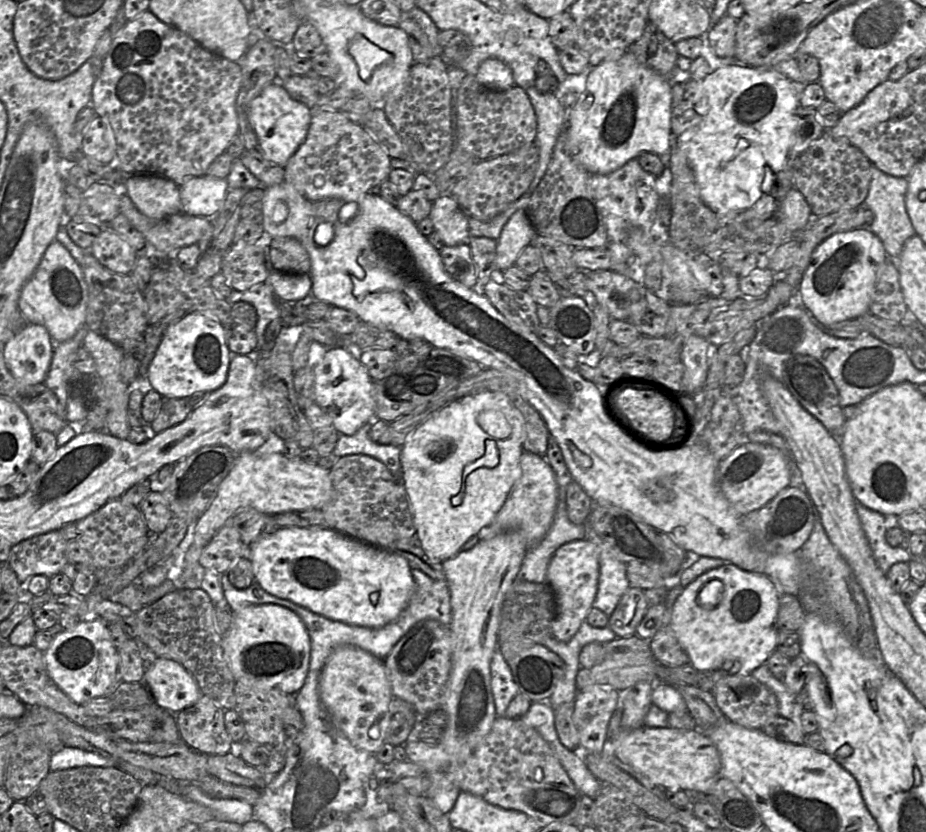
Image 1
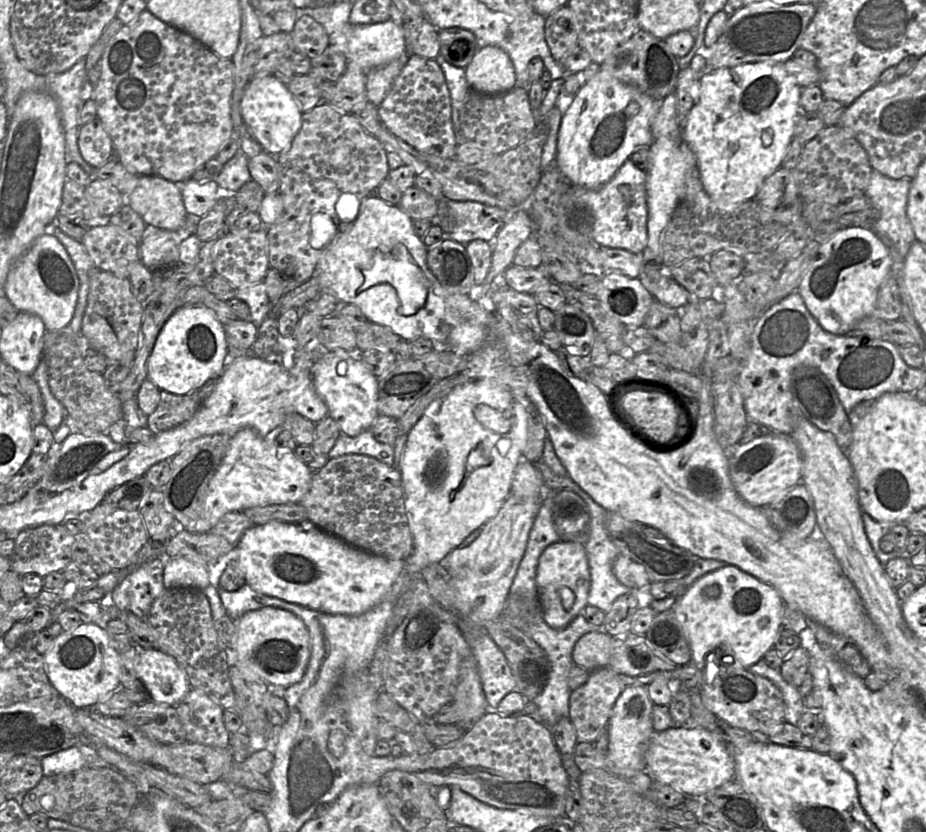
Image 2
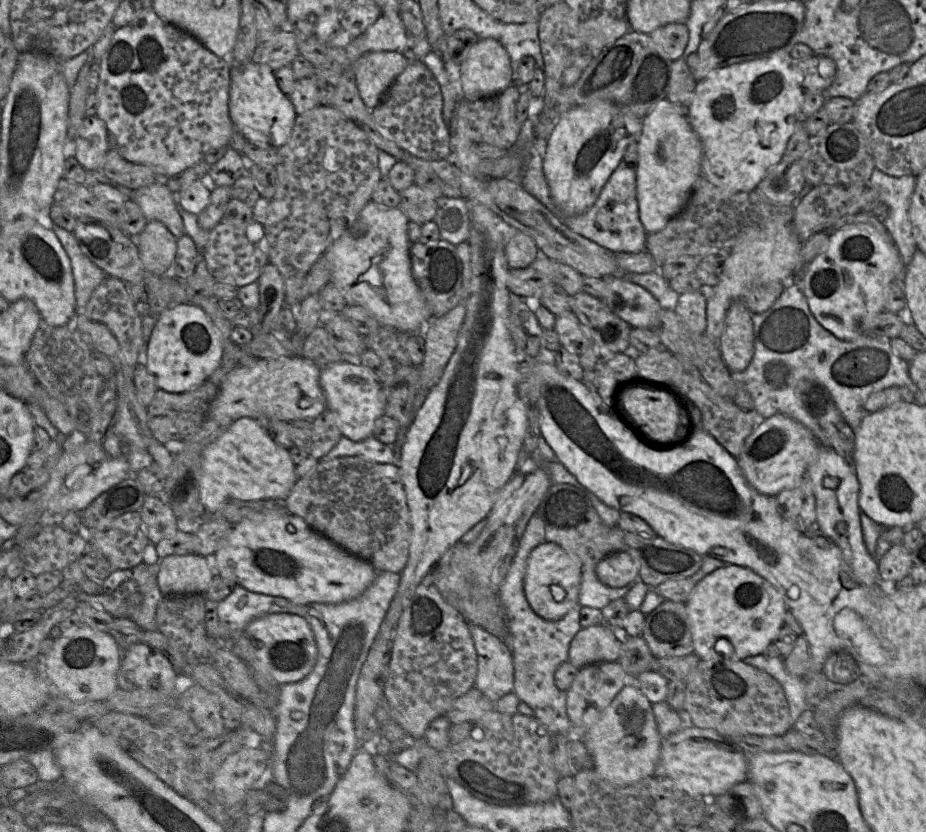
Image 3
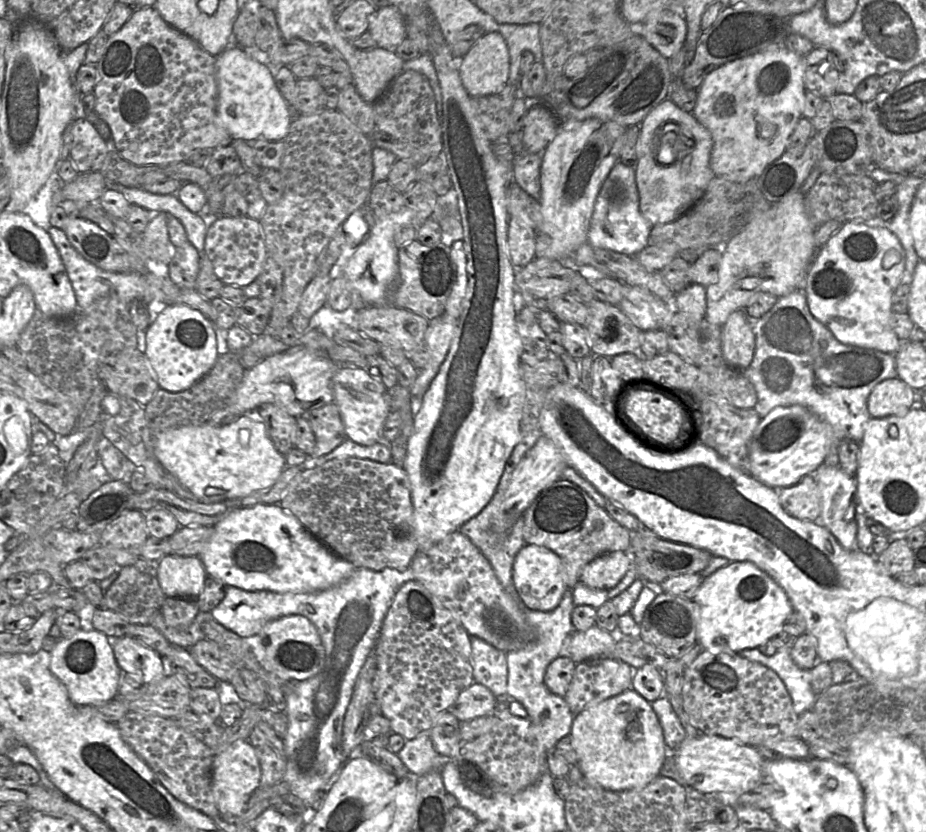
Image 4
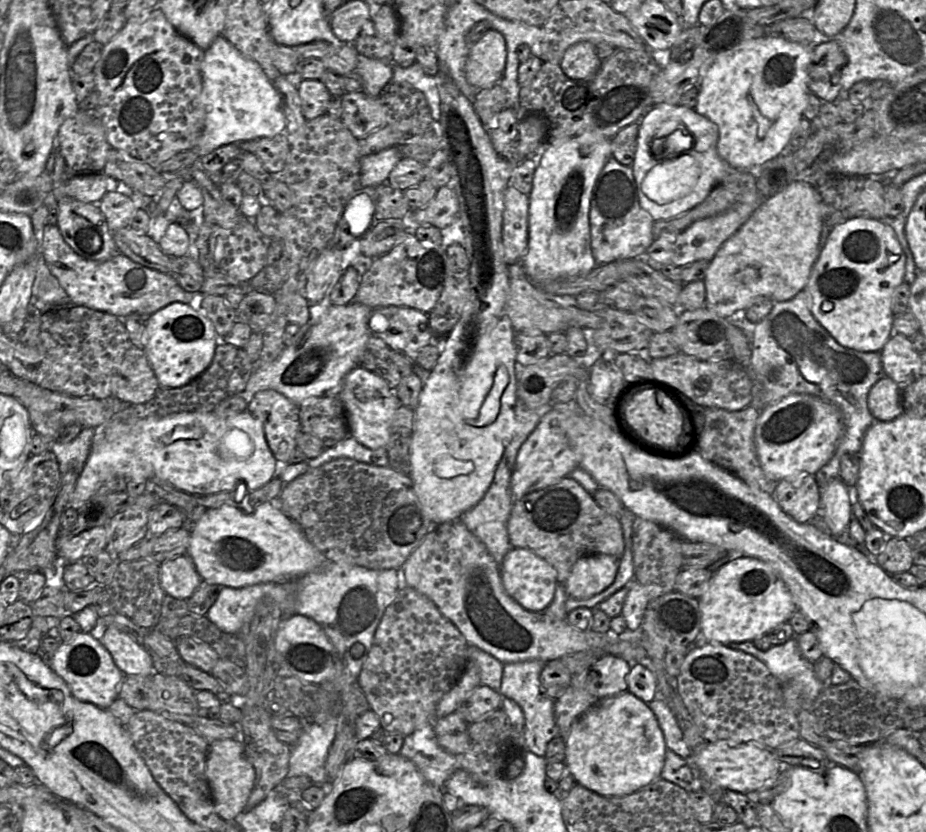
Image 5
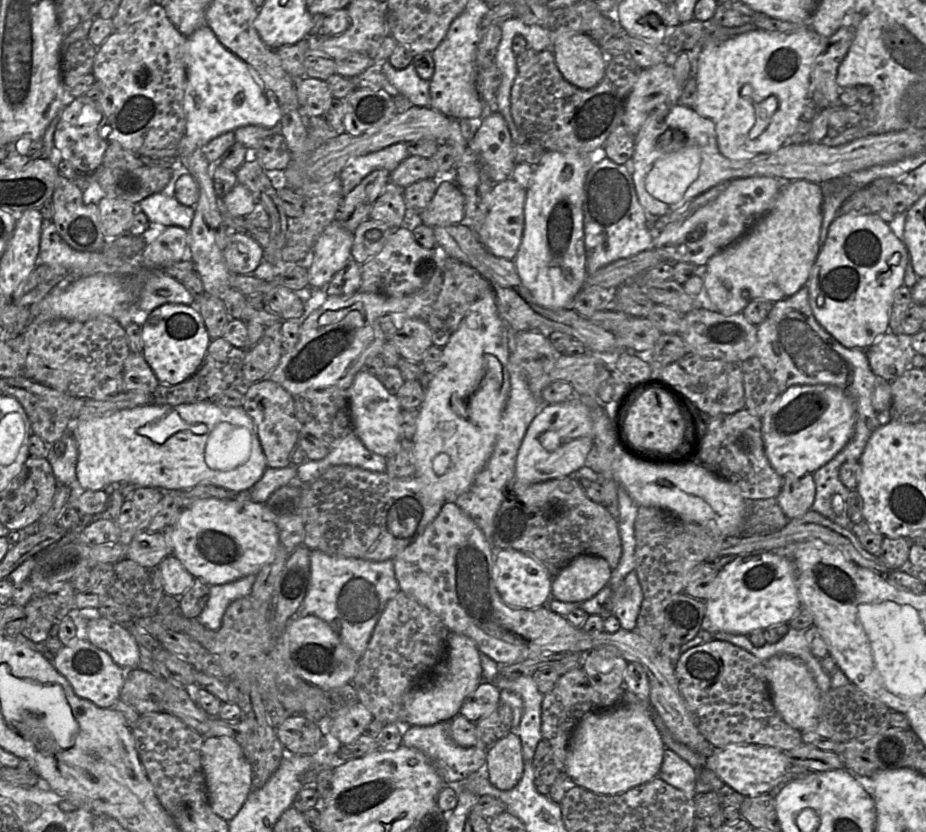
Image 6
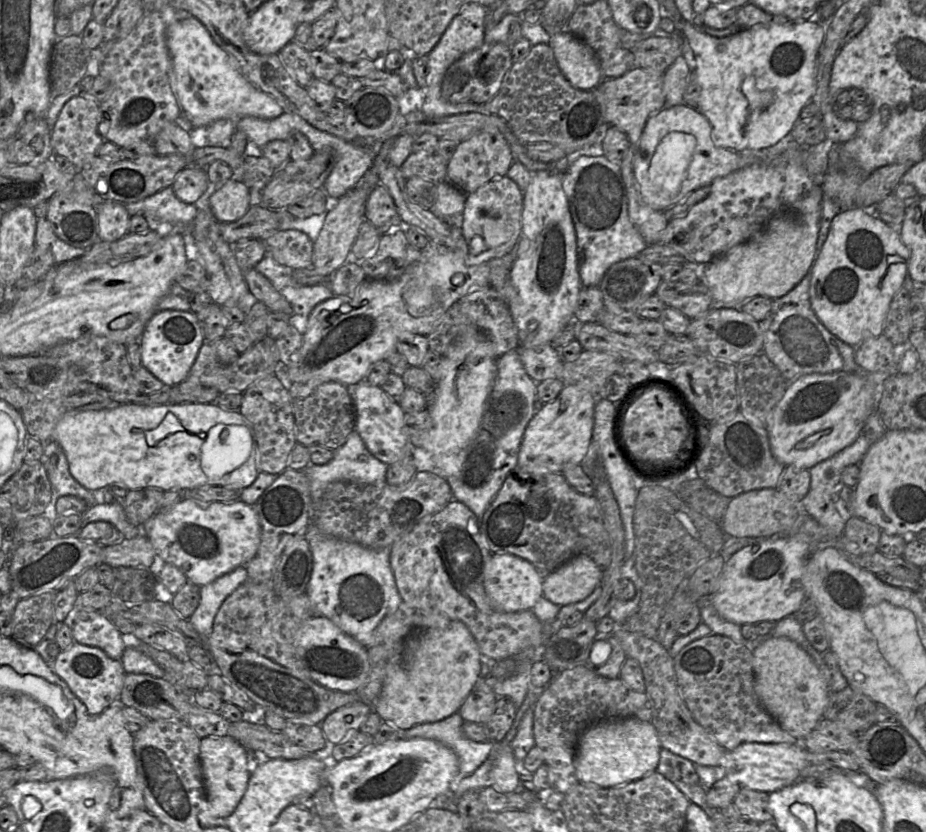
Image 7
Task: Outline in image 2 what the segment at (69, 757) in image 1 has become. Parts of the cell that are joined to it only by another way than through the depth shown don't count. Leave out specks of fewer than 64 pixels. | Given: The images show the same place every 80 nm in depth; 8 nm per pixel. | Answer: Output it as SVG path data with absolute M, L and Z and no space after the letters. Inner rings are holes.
M82 742L65 750L41 758L44 776L69 773L85 767L105 767L93 746Z

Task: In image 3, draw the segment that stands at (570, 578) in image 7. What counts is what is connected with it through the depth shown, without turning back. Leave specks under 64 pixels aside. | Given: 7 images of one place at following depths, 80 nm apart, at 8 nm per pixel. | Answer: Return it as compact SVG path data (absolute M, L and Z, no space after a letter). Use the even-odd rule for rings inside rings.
M626 551L613 552L595 567L597 578L611 588L624 587L639 580L636 562Z

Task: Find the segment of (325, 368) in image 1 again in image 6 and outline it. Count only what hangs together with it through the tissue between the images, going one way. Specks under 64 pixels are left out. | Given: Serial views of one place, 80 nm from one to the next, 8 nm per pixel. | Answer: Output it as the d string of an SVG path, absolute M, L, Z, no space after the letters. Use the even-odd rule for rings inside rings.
M361 370L355 375L347 395L353 432L368 450L387 458L397 450L403 438L400 426L402 408L396 394L391 394L378 377Z

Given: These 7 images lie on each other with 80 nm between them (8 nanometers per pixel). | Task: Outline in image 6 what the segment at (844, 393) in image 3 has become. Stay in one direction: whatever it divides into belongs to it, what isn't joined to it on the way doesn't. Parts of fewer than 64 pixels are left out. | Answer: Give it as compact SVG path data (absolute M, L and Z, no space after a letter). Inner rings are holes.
M807 284L794 295L773 302L770 313L757 326L757 340L755 356L773 377L781 393L793 385L831 385L842 389L854 405L855 424L851 439L833 459L812 473L816 493L811 510L849 528L852 525L850 519L836 515L832 508L832 497L841 483L840 467L847 461L859 461L872 433L888 420L883 419L872 405L878 377L869 366L866 352L844 347L819 325L810 307Z

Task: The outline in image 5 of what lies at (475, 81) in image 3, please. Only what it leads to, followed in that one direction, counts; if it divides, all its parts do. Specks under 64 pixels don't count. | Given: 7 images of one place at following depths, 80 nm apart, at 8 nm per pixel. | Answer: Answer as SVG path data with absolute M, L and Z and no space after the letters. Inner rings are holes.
M489 29L470 45L465 65L468 83L477 90L491 88L501 79L506 64L506 44L503 35Z

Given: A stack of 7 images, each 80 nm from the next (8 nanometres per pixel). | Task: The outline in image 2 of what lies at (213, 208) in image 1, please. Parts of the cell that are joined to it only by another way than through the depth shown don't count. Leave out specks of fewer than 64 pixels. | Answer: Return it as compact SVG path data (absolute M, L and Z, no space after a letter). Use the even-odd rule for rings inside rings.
M189 179L181 185L181 193L189 218L195 219L206 215L223 195L216 180Z

